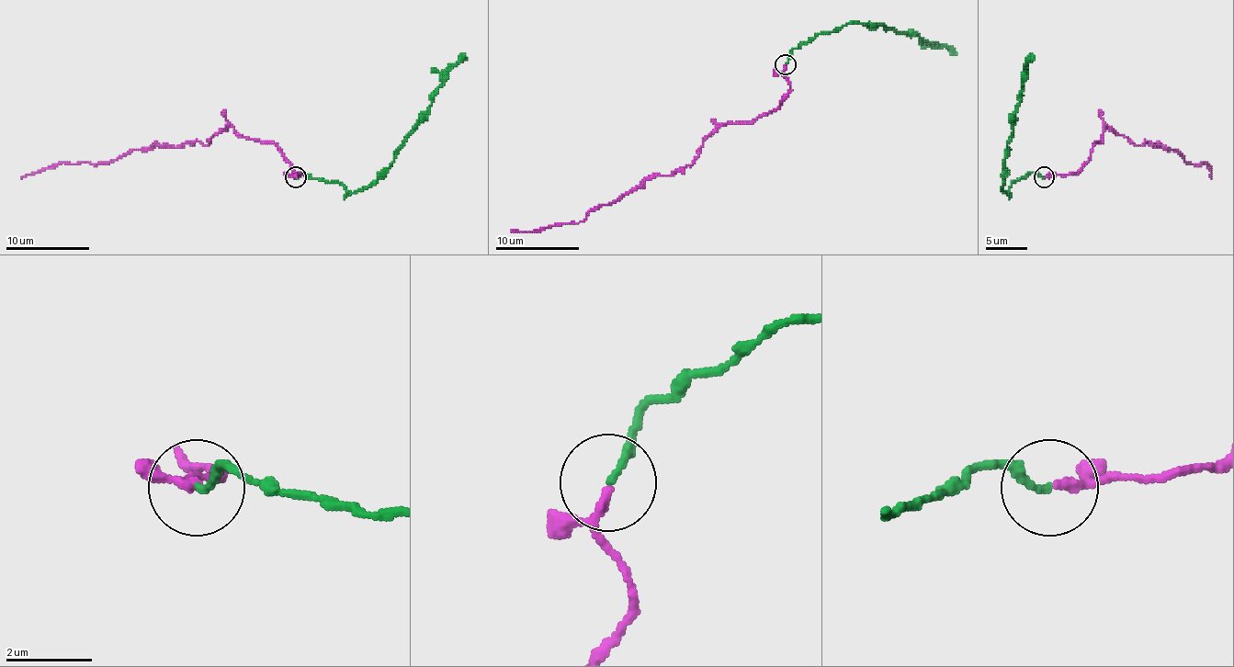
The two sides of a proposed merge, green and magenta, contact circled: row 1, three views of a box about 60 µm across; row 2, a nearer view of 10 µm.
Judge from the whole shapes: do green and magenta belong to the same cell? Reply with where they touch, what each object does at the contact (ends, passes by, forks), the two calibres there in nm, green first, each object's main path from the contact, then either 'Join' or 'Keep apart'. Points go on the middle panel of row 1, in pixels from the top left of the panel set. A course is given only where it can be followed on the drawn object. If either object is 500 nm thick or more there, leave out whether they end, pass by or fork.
Place: (786, 64). At the ring green ends. At the ring magenta passes by. Thickness 170 nm (green) against 160 nm. Course of green: (786, 65), (794, 49), (819, 34), (856, 23), (915, 34), (955, 52). Course of magenta: (786, 65), (790, 90), (774, 111), (723, 123), (690, 164), (652, 175), (594, 207), (578, 223), (511, 231). Join

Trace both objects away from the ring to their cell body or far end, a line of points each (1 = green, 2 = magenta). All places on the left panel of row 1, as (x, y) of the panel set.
1: (296, 176), (300, 172), (340, 183), (352, 193), (367, 188), (396, 155), (432, 104), (432, 93), (465, 53)
2: (296, 176), (273, 143), (225, 127), (205, 145), (186, 141), (105, 162), (59, 162), (21, 178)

